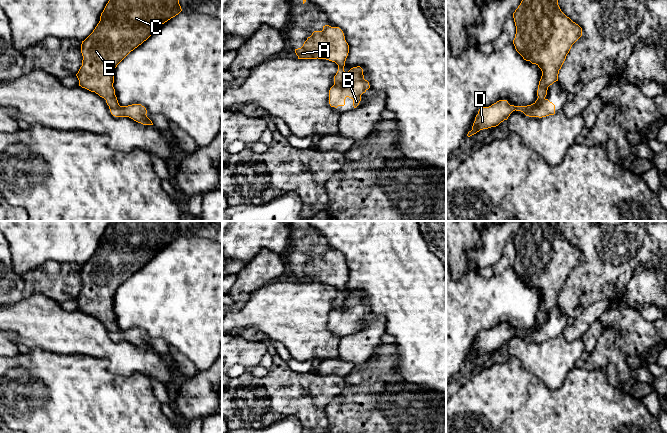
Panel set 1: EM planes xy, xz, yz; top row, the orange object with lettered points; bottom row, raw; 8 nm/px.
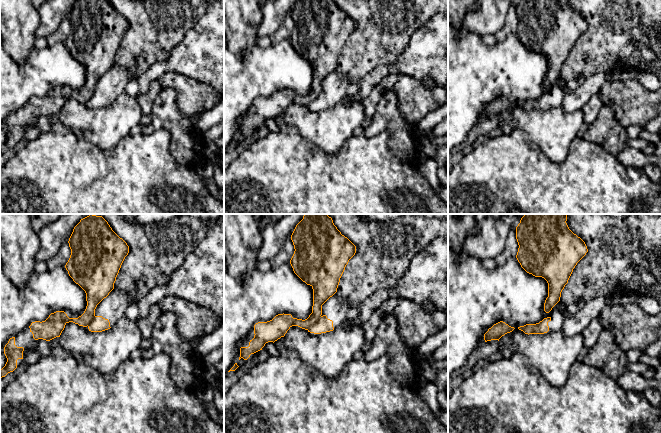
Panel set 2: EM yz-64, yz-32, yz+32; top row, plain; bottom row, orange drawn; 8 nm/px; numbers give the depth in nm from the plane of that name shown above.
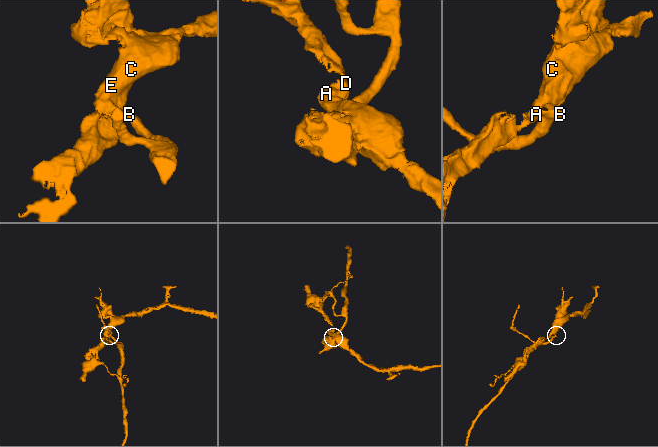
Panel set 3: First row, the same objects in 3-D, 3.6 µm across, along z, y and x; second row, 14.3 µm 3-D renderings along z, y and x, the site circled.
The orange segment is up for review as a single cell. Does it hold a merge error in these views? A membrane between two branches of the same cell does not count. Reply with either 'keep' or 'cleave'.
cleave

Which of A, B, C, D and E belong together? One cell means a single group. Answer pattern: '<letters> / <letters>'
A C D E / B

